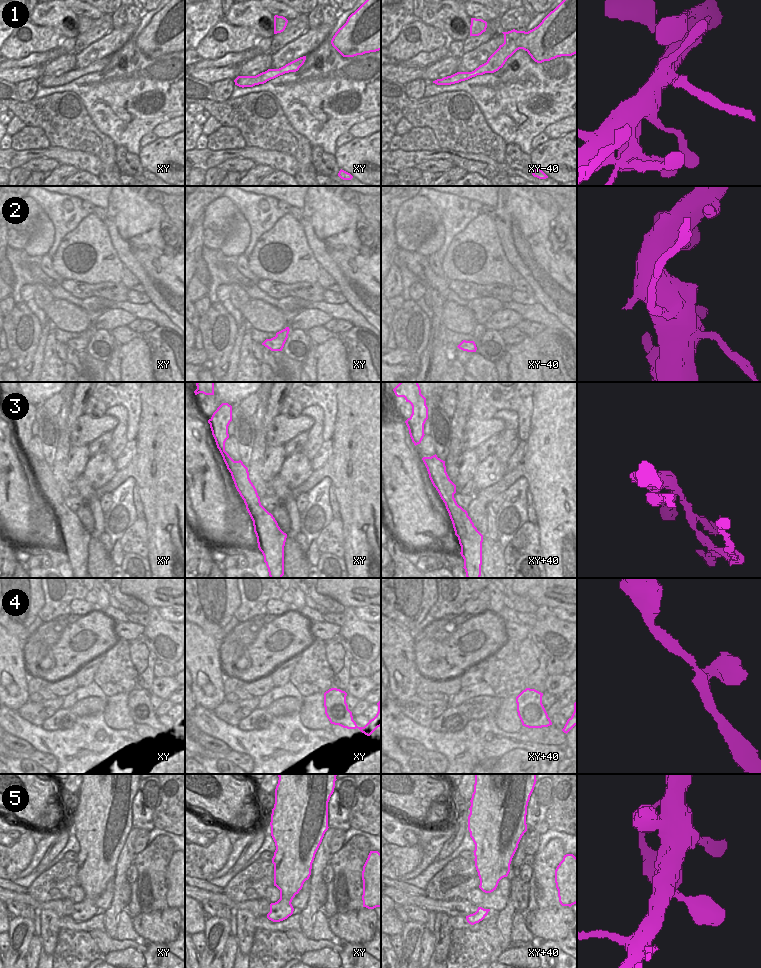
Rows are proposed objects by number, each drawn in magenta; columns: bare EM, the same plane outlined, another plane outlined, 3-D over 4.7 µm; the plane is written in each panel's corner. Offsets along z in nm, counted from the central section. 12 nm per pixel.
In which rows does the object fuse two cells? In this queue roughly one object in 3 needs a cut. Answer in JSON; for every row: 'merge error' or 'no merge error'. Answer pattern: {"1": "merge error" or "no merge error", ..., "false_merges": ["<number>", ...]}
{"1": "no merge error", "2": "merge error", "3": "merge error", "4": "no merge error", "5": "no merge error", "false_merges": ["2", "3"]}

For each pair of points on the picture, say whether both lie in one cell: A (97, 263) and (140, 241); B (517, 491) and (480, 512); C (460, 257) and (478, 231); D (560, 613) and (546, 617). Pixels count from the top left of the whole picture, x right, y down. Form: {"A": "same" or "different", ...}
{"A": "different", "B": "different", "C": "same", "D": "different"}

